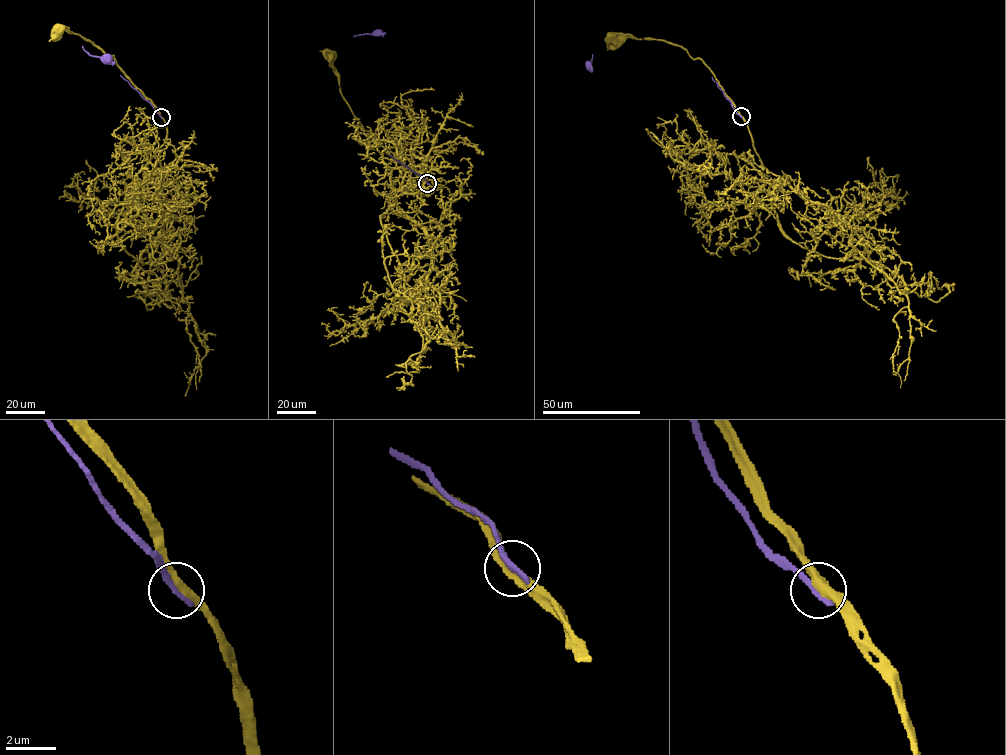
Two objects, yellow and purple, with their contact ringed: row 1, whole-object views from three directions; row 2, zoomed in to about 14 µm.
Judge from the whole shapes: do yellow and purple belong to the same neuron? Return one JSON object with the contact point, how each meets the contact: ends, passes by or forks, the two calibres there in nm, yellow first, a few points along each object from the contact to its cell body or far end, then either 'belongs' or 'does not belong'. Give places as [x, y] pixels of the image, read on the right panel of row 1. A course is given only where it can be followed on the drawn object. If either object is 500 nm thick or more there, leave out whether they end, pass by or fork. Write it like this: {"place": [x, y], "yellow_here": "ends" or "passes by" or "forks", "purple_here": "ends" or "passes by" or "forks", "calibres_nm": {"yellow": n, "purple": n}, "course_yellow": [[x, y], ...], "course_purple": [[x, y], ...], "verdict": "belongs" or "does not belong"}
{"place": [741, 116], "yellow_here": "passes by", "purple_here": "ends", "calibres_nm": {"yellow": 340, "purple": 280}, "course_yellow": [[740, 116], [710, 68], [702, 60], [693, 59], [683, 47], [662, 40], [613, 39]], "course_purple": [[740, 116], [712, 77], [592, 71], [592, 54]], "verdict": "does not belong"}

